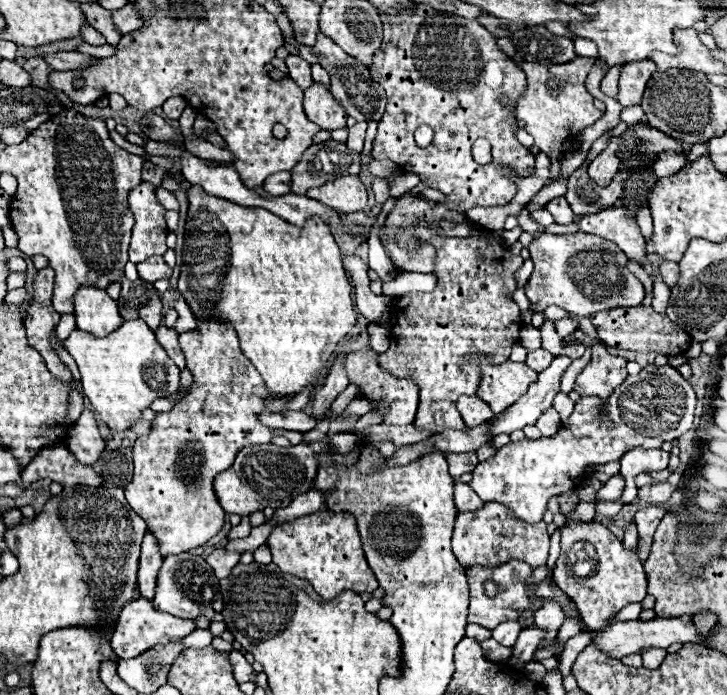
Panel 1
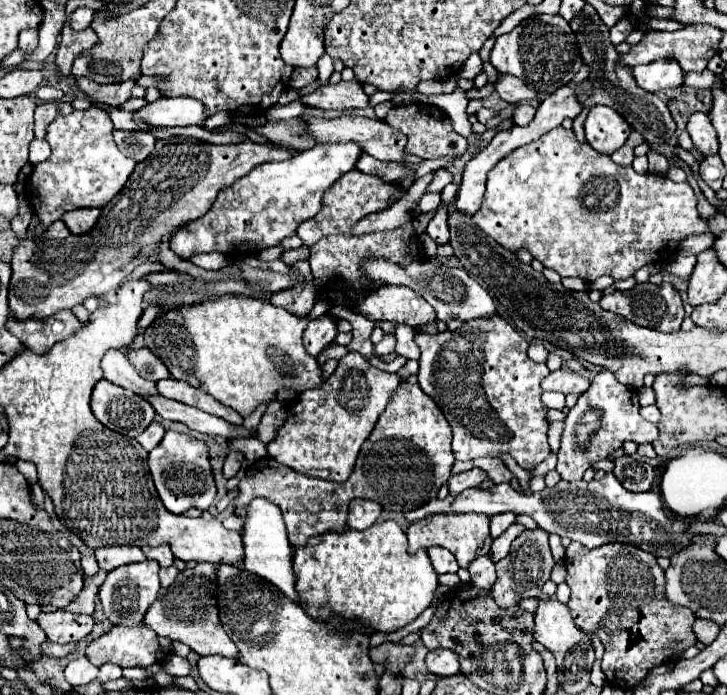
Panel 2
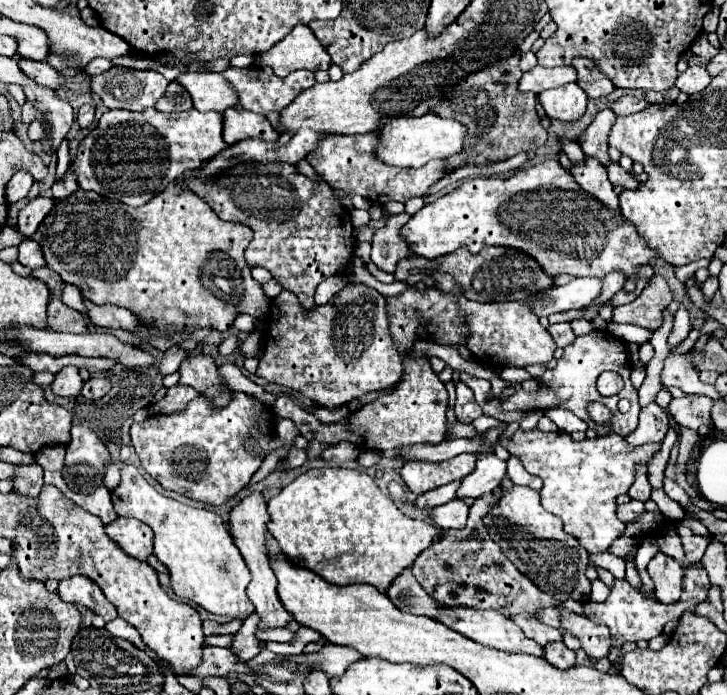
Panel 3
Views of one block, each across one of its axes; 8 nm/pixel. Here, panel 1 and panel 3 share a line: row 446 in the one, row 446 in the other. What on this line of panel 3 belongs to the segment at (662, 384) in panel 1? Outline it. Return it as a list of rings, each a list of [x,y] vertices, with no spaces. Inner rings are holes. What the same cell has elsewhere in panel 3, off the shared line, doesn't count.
[[[516,430],[510,438],[500,440],[510,456],[520,458],[522,466],[544,480],[542,506],[564,522],[564,532],[572,534],[587,552],[606,552],[614,540],[625,530],[625,524],[616,516],[616,496],[628,492],[634,482],[634,464],[648,460],[660,450],[658,444],[630,446],[618,434],[604,434],[586,438],[582,442],[572,440],[566,432],[540,432]]]

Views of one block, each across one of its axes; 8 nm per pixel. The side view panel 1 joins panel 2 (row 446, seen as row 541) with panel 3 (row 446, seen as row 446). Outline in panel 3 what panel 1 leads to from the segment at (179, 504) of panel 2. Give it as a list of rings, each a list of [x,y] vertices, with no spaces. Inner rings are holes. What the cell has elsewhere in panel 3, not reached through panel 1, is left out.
[[[234,392],[232,402],[220,410],[214,410],[208,398],[198,396],[182,414],[156,414],[142,424],[134,422],[130,428],[132,446],[142,468],[160,482],[164,490],[174,490],[202,504],[222,506],[234,498],[260,468],[262,460],[244,448],[244,440],[248,436],[258,438],[258,420],[270,416],[274,416],[270,408],[244,392]]]

